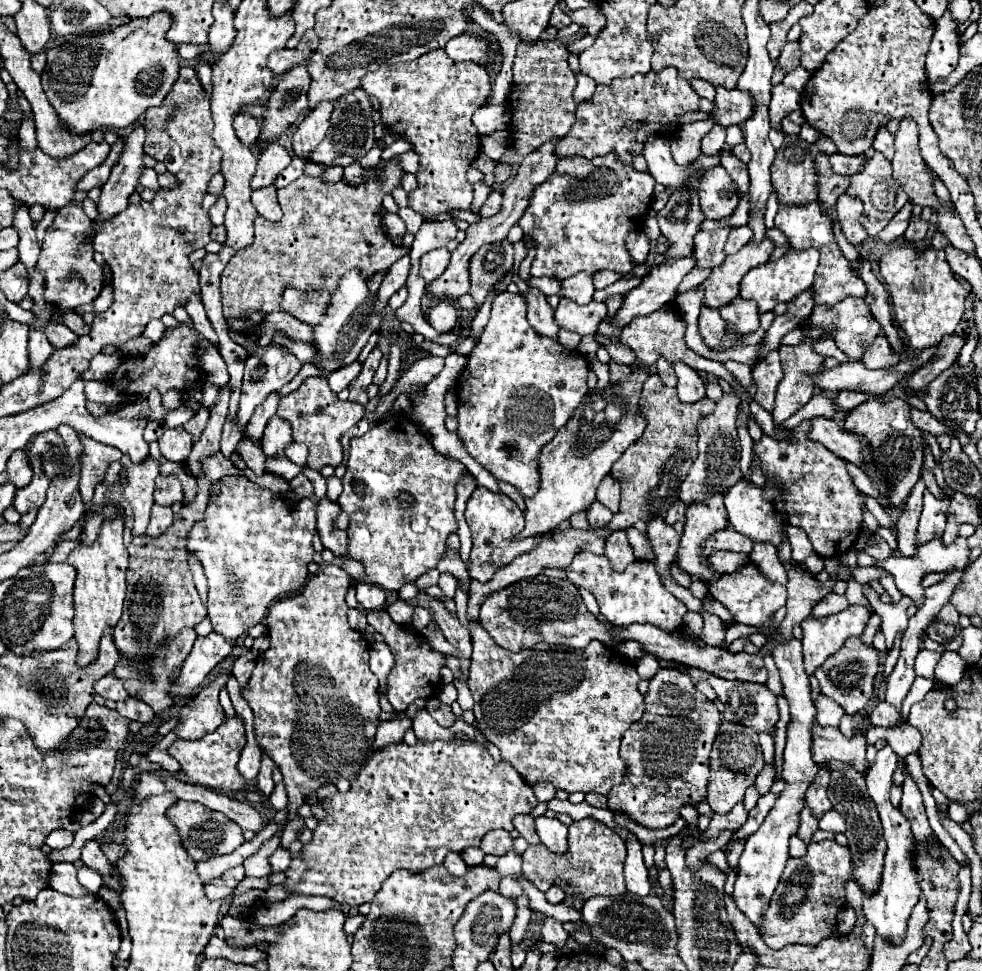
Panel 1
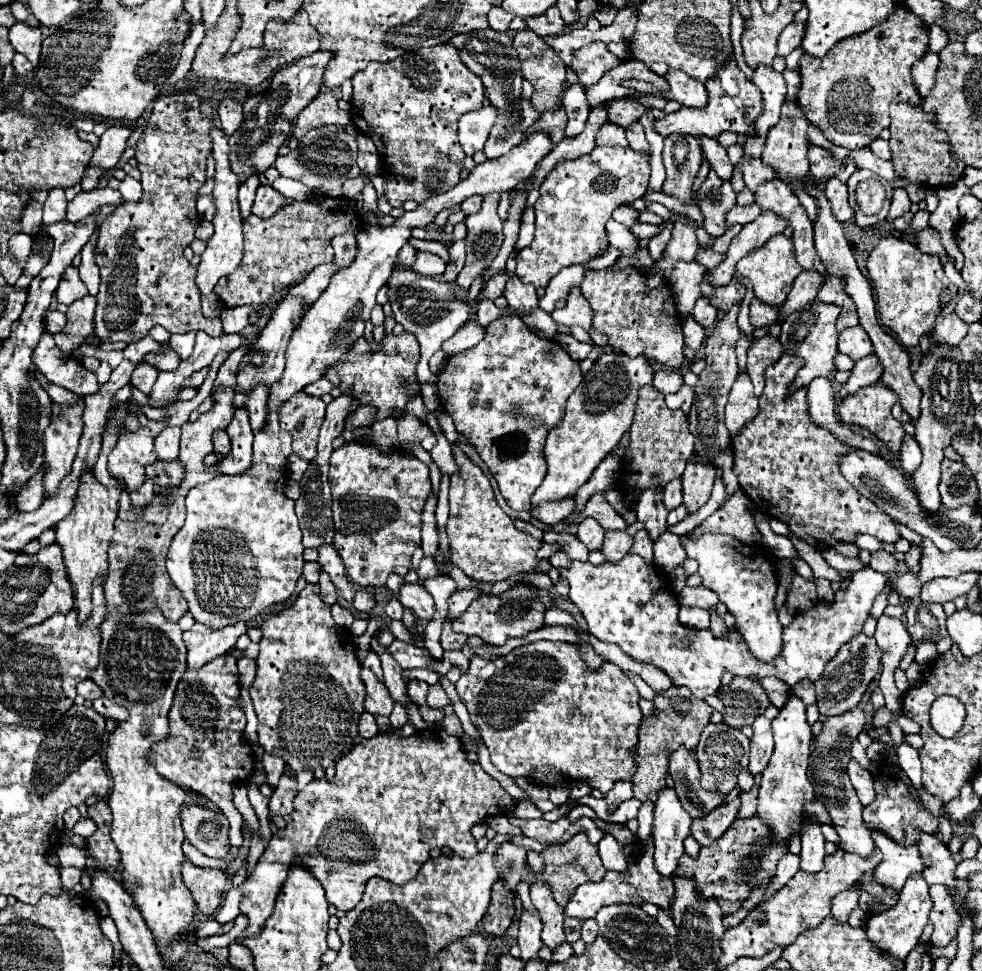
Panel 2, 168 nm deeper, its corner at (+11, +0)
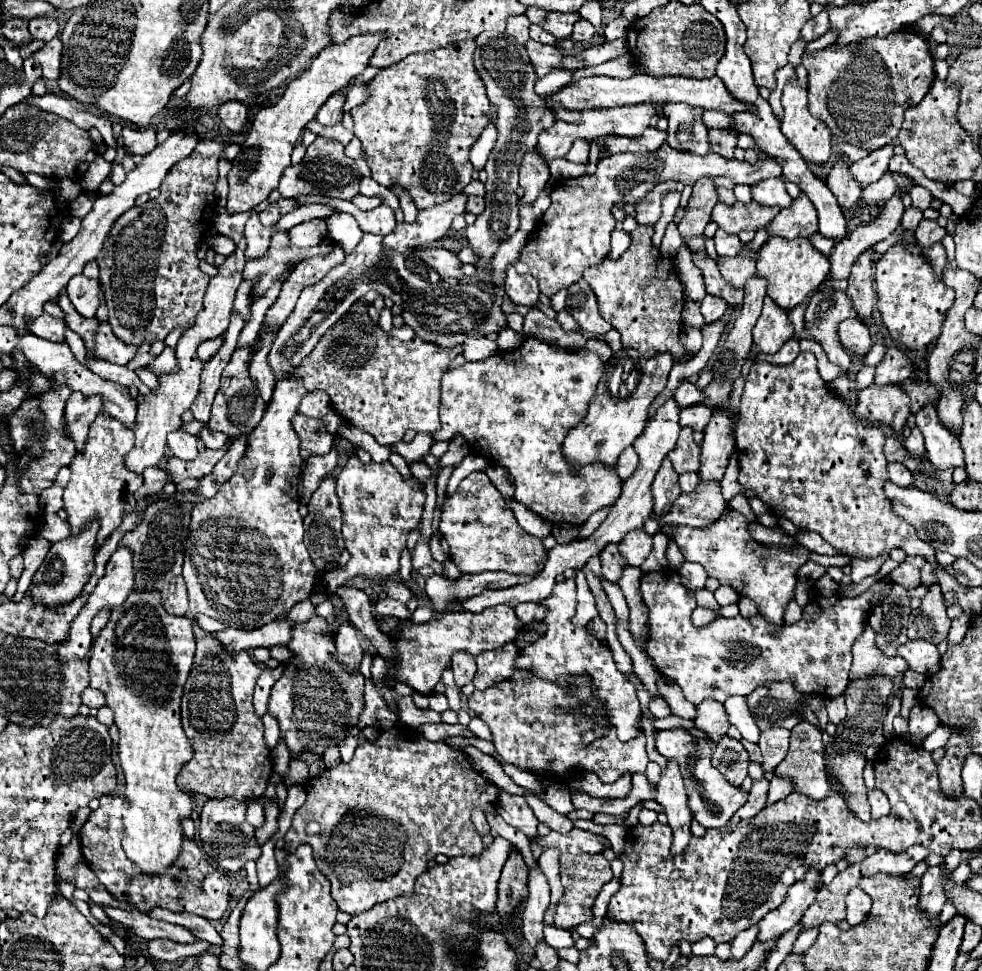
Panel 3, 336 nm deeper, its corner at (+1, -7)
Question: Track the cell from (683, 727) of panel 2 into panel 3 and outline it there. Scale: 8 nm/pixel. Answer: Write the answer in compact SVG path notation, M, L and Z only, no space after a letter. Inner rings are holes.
M705 699L697 707L695 725L697 725L697 729L705 731L717 743L719 739L723 739L723 735L727 735L727 729L731 727L731 721L725 713L725 707L719 701Z

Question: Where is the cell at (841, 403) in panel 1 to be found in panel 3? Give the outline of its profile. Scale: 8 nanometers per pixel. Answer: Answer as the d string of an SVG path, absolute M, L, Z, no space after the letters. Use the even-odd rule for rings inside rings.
M889 347L883 361L877 365L875 385L889 385L889 383L901 383L903 379L913 377L917 365L895 347Z

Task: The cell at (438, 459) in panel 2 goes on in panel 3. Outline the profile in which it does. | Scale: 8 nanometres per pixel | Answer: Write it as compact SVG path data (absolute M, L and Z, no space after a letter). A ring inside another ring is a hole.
M367 317L367 323L357 323L355 327L331 327L323 339L315 345L315 351L307 355L297 367L289 371L287 377L291 379L303 379L307 391L321 389L329 395L331 407L345 417L347 423L353 427L369 433L375 437L379 445L393 445L403 439L407 429L433 433L441 427L439 423L439 387L441 387L441 375L449 367L449 363L463 353L463 345L447 349L447 347L435 347L435 343L427 343L411 331L411 327L401 325L393 327L389 333L385 333L377 323L373 323L371 317Z

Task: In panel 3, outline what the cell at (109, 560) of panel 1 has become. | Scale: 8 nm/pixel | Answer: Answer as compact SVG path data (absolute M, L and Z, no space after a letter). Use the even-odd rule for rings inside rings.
M101 411L89 427L85 449L77 451L69 465L71 479L65 487L63 501L71 529L73 533L79 533L87 523L97 519L101 525L97 535L97 547L121 525L123 513L129 513L135 507L133 495L143 485L143 475L135 475L125 467L125 455L131 451L131 447L133 431L123 427L123 423L109 417L105 411Z

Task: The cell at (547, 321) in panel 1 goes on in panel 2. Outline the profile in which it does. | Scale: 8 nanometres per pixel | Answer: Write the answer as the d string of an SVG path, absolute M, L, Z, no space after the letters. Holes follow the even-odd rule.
M517 276L509 278L503 296L507 298L509 308L521 310L521 312L539 310L539 298L535 294L535 286L533 284L523 284Z

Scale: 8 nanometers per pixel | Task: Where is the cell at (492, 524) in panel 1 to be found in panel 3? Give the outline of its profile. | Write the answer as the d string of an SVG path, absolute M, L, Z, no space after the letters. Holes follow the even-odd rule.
M483 471L467 475L459 483L457 491L445 499L439 531L449 545L449 559L463 573L507 571L515 575L535 575L537 561L547 553L539 537L533 537L521 529L513 511Z

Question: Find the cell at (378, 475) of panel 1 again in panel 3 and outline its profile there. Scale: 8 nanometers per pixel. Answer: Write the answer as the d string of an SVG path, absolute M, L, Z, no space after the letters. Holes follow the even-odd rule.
M355 451L337 477L337 497L343 511L345 549L351 553L351 559L345 567L323 573L321 583L317 579L317 585L327 595L335 595L337 587L355 575L381 579L397 575L399 555L405 549L407 533L421 521L425 501L419 485L415 481L403 481L399 471L389 461L363 465Z

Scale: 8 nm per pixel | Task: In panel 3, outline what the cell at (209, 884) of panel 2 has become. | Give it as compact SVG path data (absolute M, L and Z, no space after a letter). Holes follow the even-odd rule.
M115 789L111 795L103 795L99 803L101 805L95 811L91 811L85 825L81 827L79 833L81 853L83 853L83 861L91 867L91 871L95 871L99 881L115 899L123 903L131 903L141 913L149 913L155 907L163 907L175 913L179 911L195 913L209 921L217 921L225 915L229 907L229 881L213 865L209 865L205 853L199 849L199 845L193 839L183 837L179 861L169 869L169 873L159 875L159 885L157 885L157 875L147 875L139 871L139 867L135 867L135 863L131 863L127 855L123 855L121 809L127 807L127 801L121 789Z

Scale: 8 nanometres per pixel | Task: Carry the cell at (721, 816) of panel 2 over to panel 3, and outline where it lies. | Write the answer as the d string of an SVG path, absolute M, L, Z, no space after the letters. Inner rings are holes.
M767 777L761 779L761 781L755 781L753 789L749 793L749 801L733 815L733 819L731 819L729 825L735 827L735 823L739 823L739 821L755 817L765 807L765 803L767 803L767 791L769 791L769 779Z

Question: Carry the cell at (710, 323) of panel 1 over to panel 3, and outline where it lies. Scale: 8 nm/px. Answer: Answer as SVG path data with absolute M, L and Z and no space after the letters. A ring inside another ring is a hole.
M707 295L701 301L701 315L703 315L703 319L707 323L713 323L713 321L721 319L723 313L725 313L725 309L727 309L727 301L723 301L723 299L715 297L715 295Z

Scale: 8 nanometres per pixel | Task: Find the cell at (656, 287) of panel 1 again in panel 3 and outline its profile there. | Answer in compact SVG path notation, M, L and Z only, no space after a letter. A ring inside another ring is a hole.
M715 177L699 179L693 185L693 195L687 205L687 215L683 223L679 223L679 231L683 237L703 237L703 229L709 223L711 209L717 203L717 187Z

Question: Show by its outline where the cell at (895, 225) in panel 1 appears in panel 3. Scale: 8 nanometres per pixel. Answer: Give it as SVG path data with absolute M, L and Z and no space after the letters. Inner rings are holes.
M921 185L911 187L909 195L911 195L911 199L913 199L913 205L919 207L919 209L923 209L923 211L929 209L929 205L931 205L931 201L933 201L933 195L931 195L925 187L921 187Z

